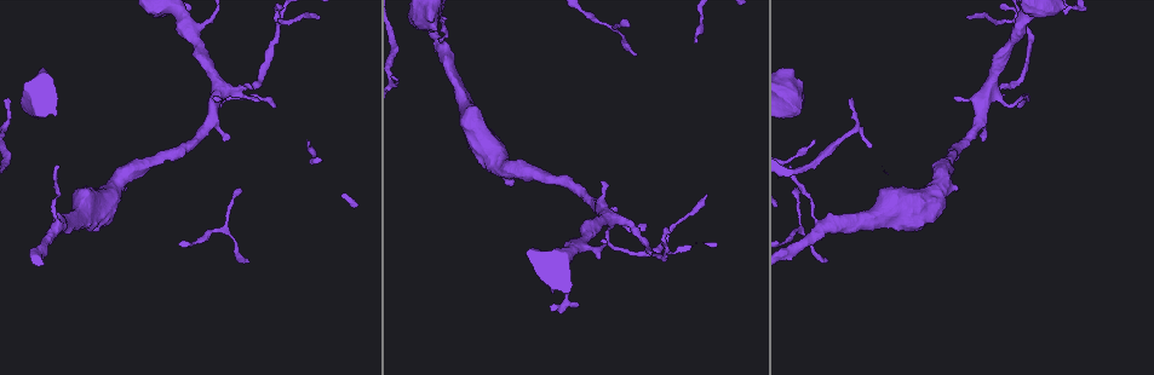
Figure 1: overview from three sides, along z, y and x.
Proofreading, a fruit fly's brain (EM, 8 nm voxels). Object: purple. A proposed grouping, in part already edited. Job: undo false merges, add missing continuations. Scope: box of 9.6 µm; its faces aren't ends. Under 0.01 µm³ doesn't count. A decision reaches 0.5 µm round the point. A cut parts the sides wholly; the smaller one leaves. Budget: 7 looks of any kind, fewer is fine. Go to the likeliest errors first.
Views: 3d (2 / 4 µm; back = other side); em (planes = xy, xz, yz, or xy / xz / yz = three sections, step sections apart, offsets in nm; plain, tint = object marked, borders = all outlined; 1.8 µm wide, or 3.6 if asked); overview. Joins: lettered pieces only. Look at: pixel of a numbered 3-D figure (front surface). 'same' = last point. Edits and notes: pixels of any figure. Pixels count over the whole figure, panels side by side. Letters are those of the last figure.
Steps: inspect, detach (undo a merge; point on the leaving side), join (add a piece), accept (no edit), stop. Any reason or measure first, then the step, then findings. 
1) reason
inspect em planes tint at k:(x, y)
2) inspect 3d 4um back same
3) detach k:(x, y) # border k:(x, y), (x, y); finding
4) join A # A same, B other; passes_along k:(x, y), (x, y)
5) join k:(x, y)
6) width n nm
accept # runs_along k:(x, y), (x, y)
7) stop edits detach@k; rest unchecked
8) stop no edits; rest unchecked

abrupt turn
inspect 3d 4um at 1:(275, 21)

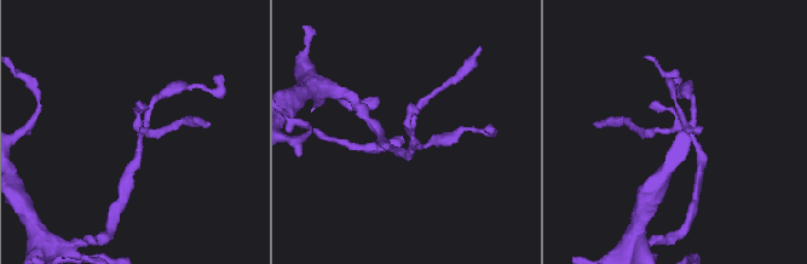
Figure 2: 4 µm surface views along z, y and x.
now the EM
inspect em planes tint at 2:(693, 135)

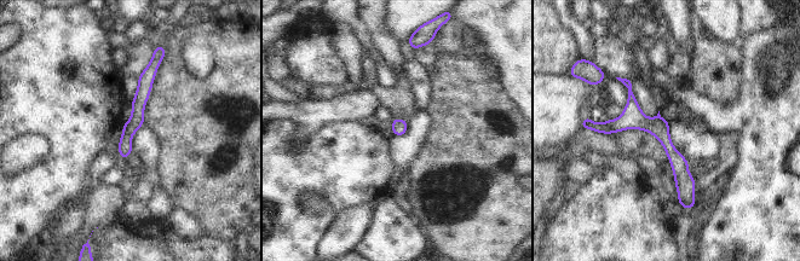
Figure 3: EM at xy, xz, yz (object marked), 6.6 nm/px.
inspect em planes borders same

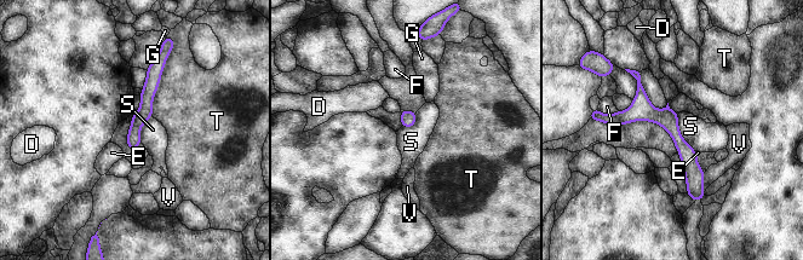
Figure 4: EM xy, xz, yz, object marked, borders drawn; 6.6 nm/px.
longest_contact T 460 nm
accept # D other, E other, F other, G other, S other, T other, V other; runs_along 4:(640, 86), (688, 155), (695, 196); one neuron here

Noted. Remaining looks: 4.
small branch off a trunk
inspect em planes borders at 1:(987, 93)

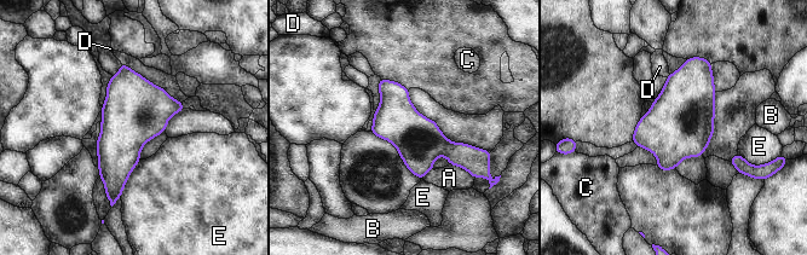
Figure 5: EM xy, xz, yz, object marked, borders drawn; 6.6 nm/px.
accept # A other, B other, C other, D other, E other; border 5:(140, 160), (131, 172), (120, 196); continuous, no second neuron

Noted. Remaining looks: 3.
end of a long branch
inspect em 3.6um yz step 4 borders at 1:(46, 69)

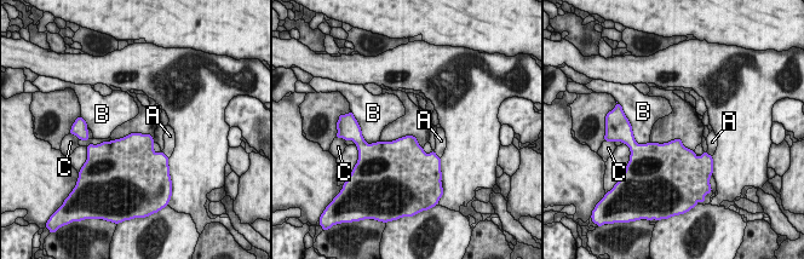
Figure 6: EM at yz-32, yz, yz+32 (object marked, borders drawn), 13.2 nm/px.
join 6:(168, 137) # A same, B other, C other; passes_along 6:(151, 168), (164, 154), (168, 137); the neuron continues

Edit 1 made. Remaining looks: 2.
stop edits join@6; rest unchecked

